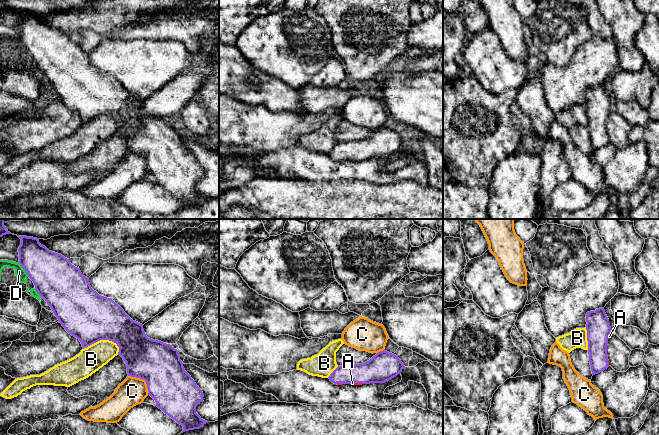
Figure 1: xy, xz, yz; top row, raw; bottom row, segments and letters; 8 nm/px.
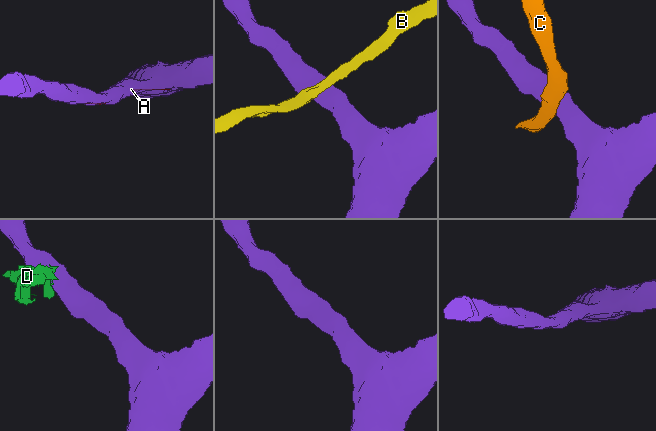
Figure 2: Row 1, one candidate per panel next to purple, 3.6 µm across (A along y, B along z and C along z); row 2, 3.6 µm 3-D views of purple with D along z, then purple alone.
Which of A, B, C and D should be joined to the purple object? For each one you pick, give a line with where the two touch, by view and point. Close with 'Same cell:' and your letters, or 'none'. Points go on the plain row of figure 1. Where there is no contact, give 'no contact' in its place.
A: contact xz (357, 158)
Same cell: A

